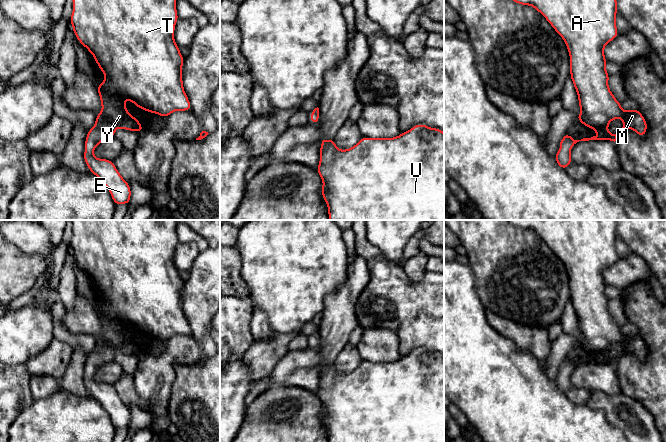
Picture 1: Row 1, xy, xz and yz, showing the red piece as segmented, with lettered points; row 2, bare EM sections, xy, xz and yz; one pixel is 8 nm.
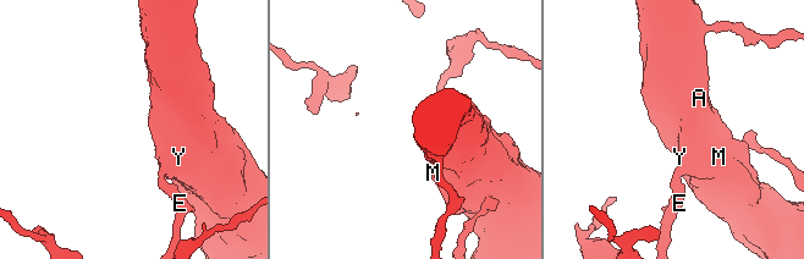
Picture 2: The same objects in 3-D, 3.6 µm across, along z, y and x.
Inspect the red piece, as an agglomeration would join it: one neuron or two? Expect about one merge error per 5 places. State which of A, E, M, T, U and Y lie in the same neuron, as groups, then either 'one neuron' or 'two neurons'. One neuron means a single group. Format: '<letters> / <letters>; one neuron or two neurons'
A E M T U Y; one neuron

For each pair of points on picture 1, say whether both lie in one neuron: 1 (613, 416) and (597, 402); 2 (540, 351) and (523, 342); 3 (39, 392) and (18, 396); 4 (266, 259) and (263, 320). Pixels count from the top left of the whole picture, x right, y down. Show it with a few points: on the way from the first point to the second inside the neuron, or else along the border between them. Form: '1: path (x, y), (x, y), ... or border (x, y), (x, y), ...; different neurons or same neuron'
1: path (610, 412), (601, 403); same neuron
2: path (536, 347), (531, 342), (527, 342); same neuron
3: border (30, 376), (30, 393), (34, 399); different neurons
4: border (255, 306), (266, 314), (269, 327), (274, 332); different neurons

